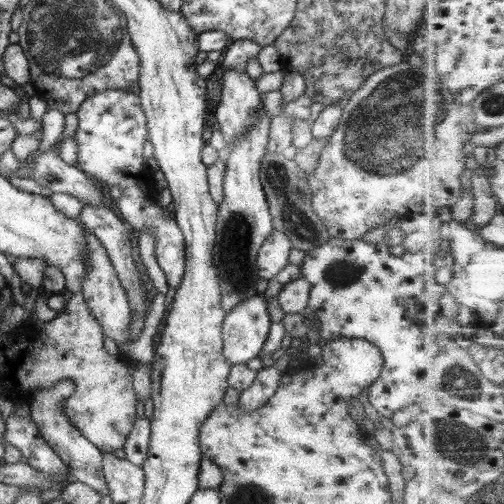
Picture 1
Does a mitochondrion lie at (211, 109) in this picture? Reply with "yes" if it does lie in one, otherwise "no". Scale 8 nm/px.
no

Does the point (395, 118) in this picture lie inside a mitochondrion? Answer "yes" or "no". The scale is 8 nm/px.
yes

